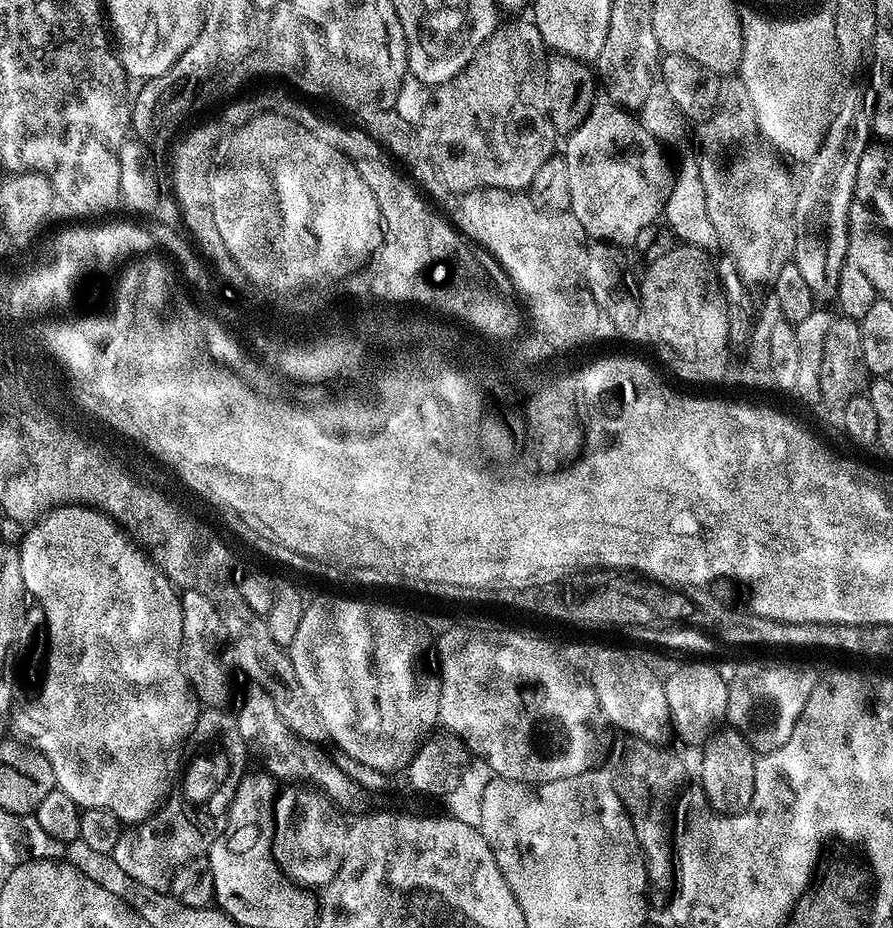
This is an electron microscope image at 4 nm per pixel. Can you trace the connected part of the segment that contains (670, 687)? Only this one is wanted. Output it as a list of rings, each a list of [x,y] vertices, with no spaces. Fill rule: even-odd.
[[[684,664],[666,676],[664,689],[666,690],[666,706],[670,706],[675,739],[680,739],[684,744],[703,746],[717,735],[718,729],[726,720],[728,680],[714,665]]]

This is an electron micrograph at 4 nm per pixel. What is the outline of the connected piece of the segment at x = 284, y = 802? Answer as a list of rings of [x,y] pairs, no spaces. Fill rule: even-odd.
[[[312,790],[288,791],[292,792],[281,791],[278,796],[278,839],[274,844],[276,863],[284,869],[284,875],[293,881],[308,886],[323,886],[334,878],[338,866],[342,866],[348,824],[323,795]]]

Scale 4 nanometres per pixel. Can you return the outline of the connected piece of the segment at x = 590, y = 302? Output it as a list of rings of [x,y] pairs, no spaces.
[[[479,188],[463,193],[459,200],[459,231],[469,241],[477,240],[508,271],[508,276],[512,279],[508,279],[511,287],[518,293],[521,301],[532,305],[532,313],[542,329],[560,344],[580,344],[583,340],[590,339],[595,334],[596,327],[602,324],[602,313],[594,298],[586,294],[583,285],[588,249],[578,218],[574,218],[568,210],[545,210],[534,203],[531,195],[523,191],[511,192],[505,188]]]

